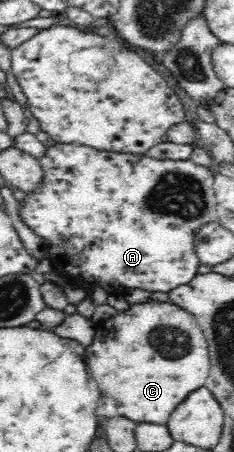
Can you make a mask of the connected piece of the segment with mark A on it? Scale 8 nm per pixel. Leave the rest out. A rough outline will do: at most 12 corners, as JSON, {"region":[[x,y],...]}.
{"region":[[73,143],[20,223],[86,292],[170,293],[216,221],[193,161]]}

